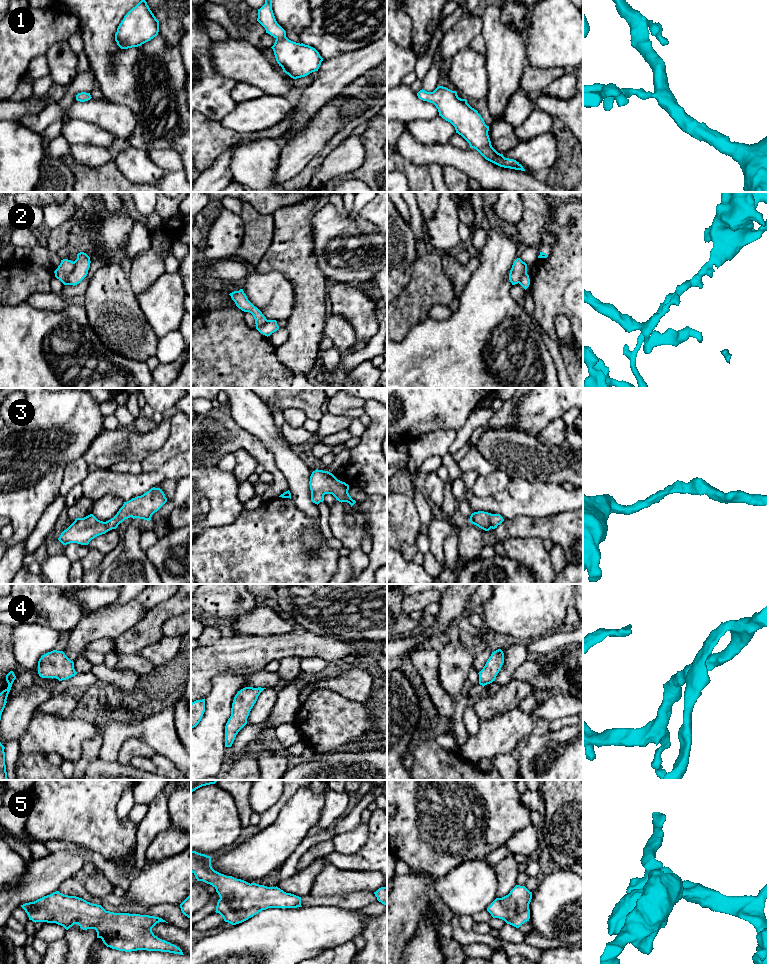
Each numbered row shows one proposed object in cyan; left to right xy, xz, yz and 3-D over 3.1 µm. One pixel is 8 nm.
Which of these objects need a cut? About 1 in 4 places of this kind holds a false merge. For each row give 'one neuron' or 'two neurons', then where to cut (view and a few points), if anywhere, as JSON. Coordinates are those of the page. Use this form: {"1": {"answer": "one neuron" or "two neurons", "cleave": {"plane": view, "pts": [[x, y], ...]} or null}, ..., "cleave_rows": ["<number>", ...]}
{"1": {"answer": "one neuron", "cleave": null}, "2": {"answer": "two neurons", "cleave": {"plane": "xy", "pts": [[74, 262], [72, 272], [63, 283]]}}, "3": {"answer": "one neuron", "cleave": null}, "4": {"answer": "one neuron", "cleave": null}, "5": {"answer": "one neuron", "cleave": null}, "cleave_rows": ["2"]}

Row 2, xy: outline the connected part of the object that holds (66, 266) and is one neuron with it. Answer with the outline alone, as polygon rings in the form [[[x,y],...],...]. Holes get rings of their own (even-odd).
[[[68,259],[61,260],[60,265],[54,271],[55,277],[59,279],[62,283],[64,283],[72,273],[74,267],[75,265],[73,261]]]

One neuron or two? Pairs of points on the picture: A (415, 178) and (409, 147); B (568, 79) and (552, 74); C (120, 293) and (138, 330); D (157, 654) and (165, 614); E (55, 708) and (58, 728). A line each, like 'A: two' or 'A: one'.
A: two
B: two
C: one
D: two
E: two

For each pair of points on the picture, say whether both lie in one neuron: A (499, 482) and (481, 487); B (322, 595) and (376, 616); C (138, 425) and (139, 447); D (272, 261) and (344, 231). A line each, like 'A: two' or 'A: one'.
A: one
B: one
C: two
D: two

